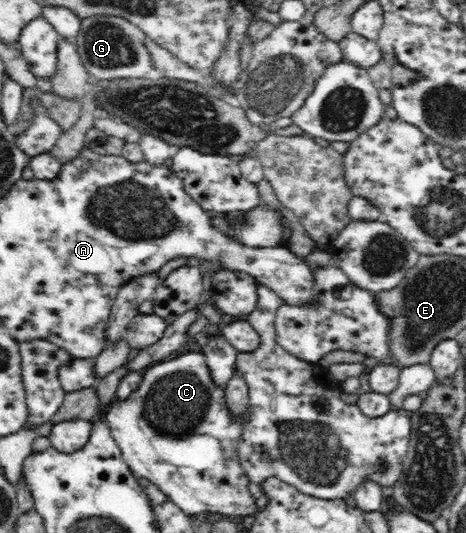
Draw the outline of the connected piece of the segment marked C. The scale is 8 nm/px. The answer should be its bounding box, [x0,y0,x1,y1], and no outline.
[105,353,259,517]

